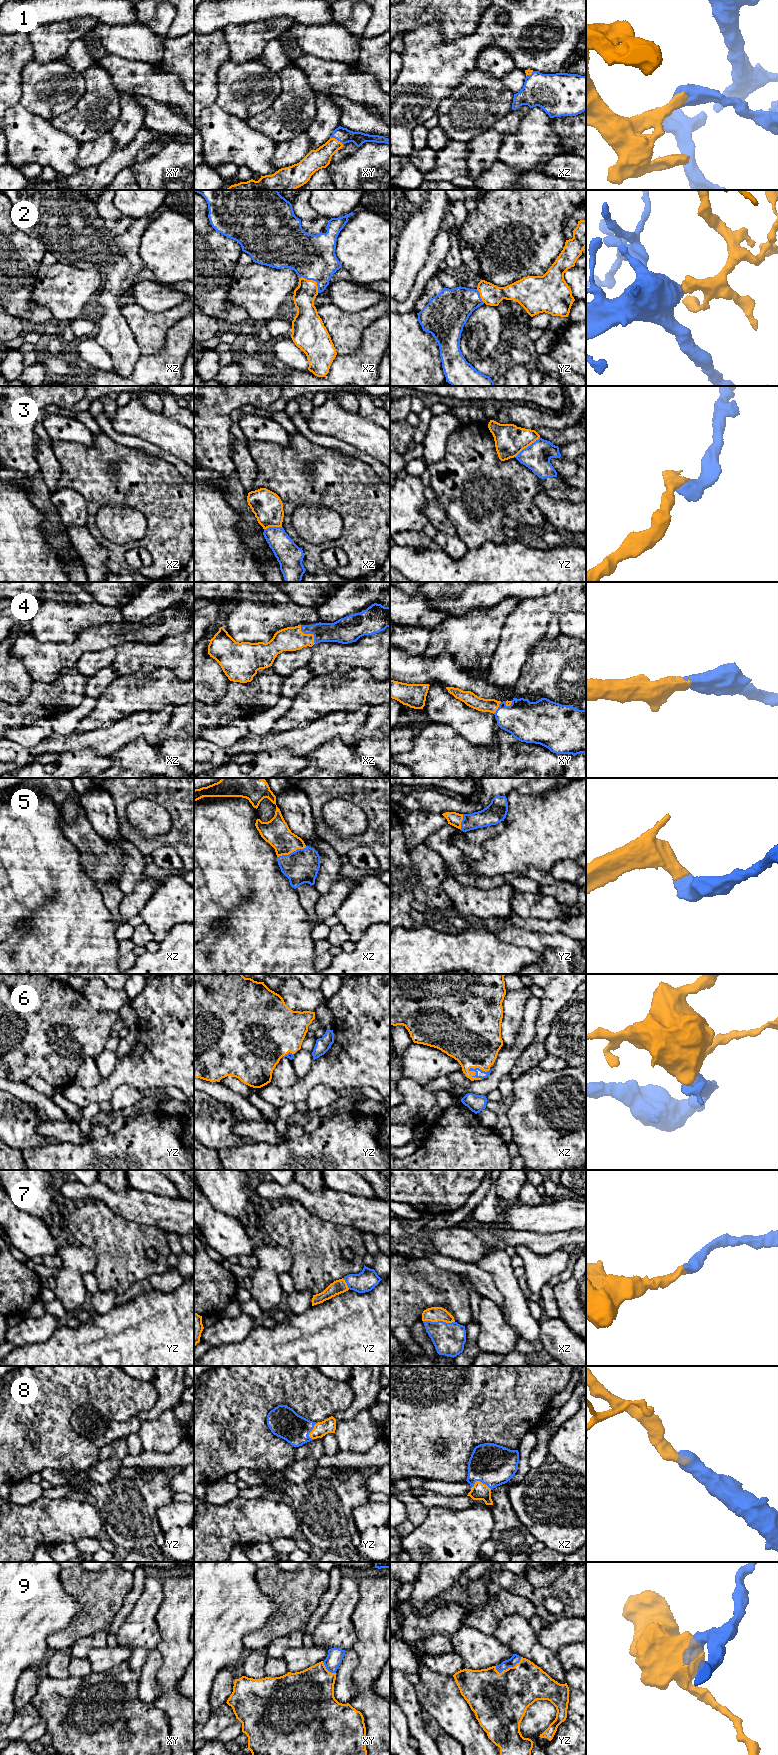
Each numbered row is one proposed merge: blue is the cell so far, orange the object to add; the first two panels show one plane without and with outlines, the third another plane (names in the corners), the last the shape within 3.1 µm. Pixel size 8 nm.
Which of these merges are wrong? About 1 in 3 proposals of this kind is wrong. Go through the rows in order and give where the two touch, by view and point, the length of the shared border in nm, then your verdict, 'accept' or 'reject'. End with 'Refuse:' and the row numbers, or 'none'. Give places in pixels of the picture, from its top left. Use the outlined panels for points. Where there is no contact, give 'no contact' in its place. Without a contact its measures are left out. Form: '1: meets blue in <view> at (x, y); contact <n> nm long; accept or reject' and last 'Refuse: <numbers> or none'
1: meets blue in xy at (337, 139); contact 130 nm long; accept
2: meets blue in xz at (313, 280); contact 200 nm long; accept
3: meets blue in yz at (528, 446); contact 260 nm long; reject
4: meets blue in xz at (309, 633); contact 200 nm long; accept
5: meets blue in xz at (292, 852); contact 260 nm long; accept
6: meets blue in xz at (478, 1068); contact 180 nm long; accept
7: meets blue in xz at (439, 1321); contact 260 nm long; accept
8: meets blue in xz at (481, 1481); contact 170 nm long; accept
9: meets blue in yz at (509, 1666); contact 240 nm long; accept
Refuse: 3

